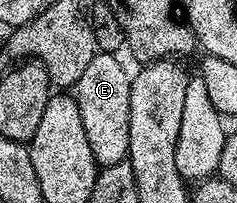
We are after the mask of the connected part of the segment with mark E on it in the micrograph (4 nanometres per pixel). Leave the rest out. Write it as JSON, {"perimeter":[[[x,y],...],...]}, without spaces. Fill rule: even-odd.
{"perimeter":[[[96,52],[79,82],[73,86],[73,96],[79,105],[81,123],[85,127],[85,139],[89,139],[89,151],[93,151],[93,159],[99,167],[128,160],[129,91],[132,74],[127,73],[119,59],[113,53]]]}

